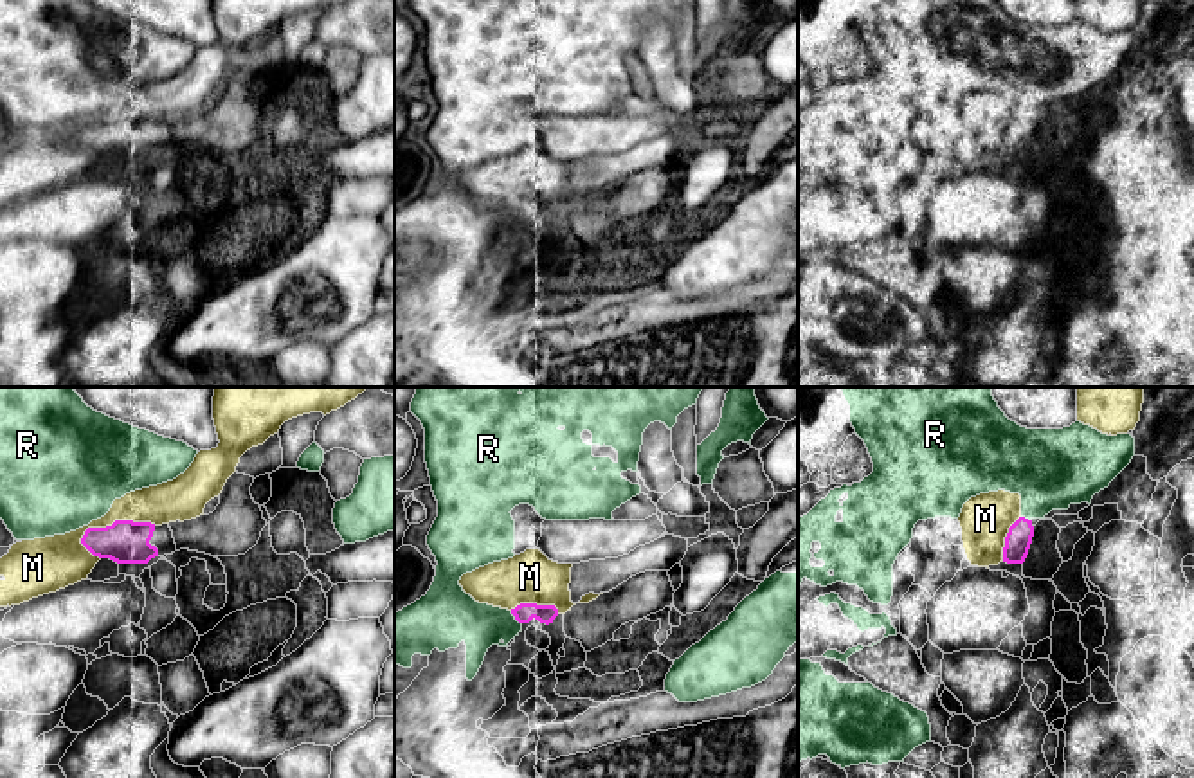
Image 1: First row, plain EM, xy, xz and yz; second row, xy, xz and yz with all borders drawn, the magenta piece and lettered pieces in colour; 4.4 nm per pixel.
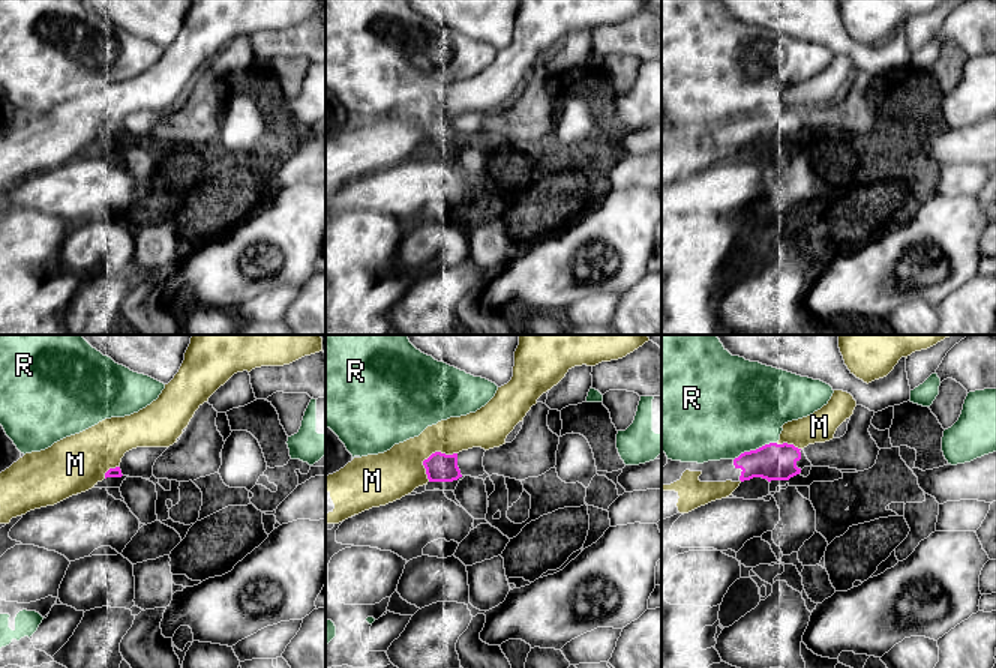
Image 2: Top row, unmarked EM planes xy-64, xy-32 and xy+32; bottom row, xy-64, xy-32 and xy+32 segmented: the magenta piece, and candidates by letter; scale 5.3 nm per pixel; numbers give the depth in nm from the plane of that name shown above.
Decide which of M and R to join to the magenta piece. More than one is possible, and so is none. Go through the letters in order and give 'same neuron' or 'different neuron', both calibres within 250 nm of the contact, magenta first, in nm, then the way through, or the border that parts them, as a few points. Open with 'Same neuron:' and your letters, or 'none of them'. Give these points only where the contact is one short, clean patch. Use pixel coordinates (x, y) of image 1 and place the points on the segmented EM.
Same neuron: none of them
M: different neuron; calibres 190 and 180 nm
R: different neuron; calibres 90 and 200 nm; border xz (510, 611), (521, 624)

